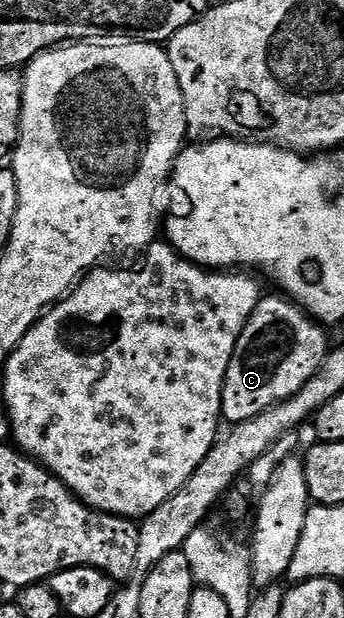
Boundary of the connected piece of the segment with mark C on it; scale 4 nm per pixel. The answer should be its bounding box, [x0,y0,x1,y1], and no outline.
[223,295,328,425]

